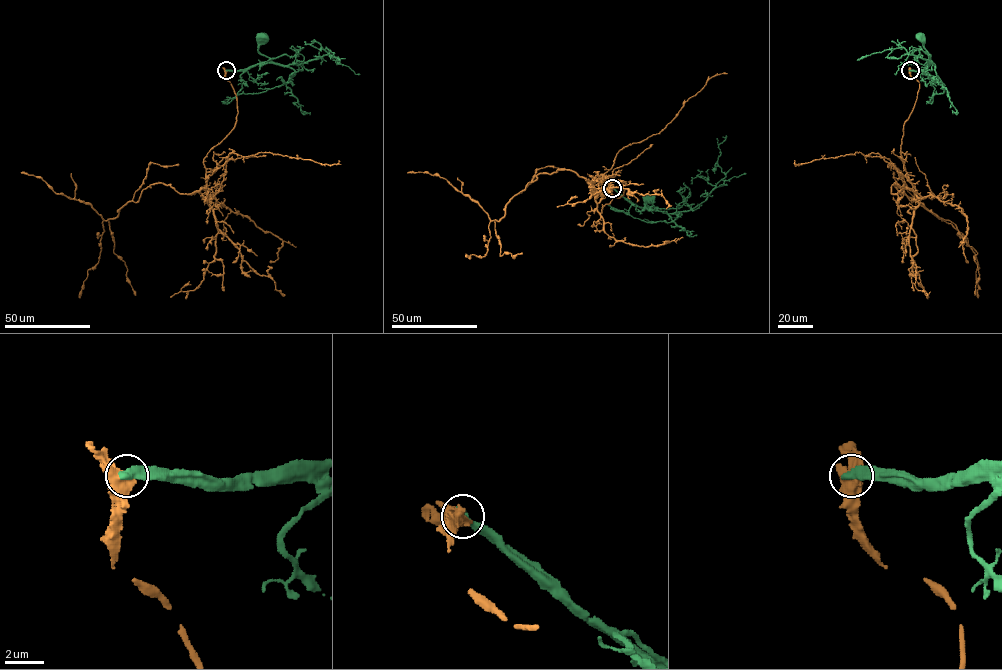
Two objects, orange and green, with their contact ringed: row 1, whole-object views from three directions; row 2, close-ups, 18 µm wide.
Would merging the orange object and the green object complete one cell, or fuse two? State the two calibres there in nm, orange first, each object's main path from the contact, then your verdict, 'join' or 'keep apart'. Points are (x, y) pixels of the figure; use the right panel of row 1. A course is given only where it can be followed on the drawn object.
440/480 nm | orange via (909, 71), (919, 88), (900, 153), (912, 187), (891, 193), (895, 183), (942, 220), (900, 194), (894, 172) | green via (909, 70), (923, 71), (929, 64), (929, 53), (921, 35) | keep apart

